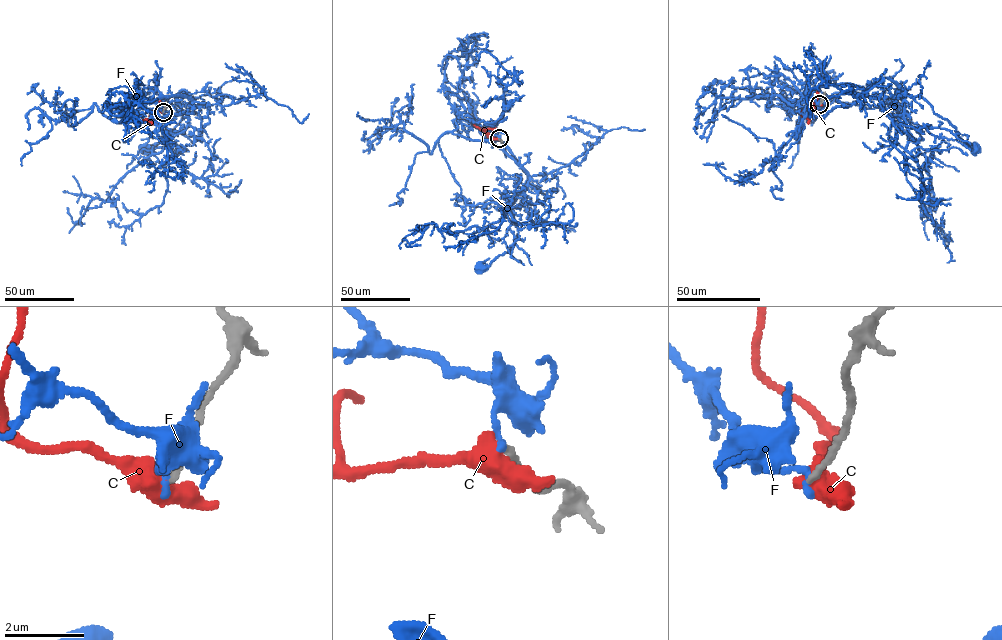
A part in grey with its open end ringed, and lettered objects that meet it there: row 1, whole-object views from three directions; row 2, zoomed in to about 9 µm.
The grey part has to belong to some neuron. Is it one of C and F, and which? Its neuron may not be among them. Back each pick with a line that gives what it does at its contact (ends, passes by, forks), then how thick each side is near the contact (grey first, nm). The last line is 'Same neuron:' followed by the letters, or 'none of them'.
Same neuron: none of them

